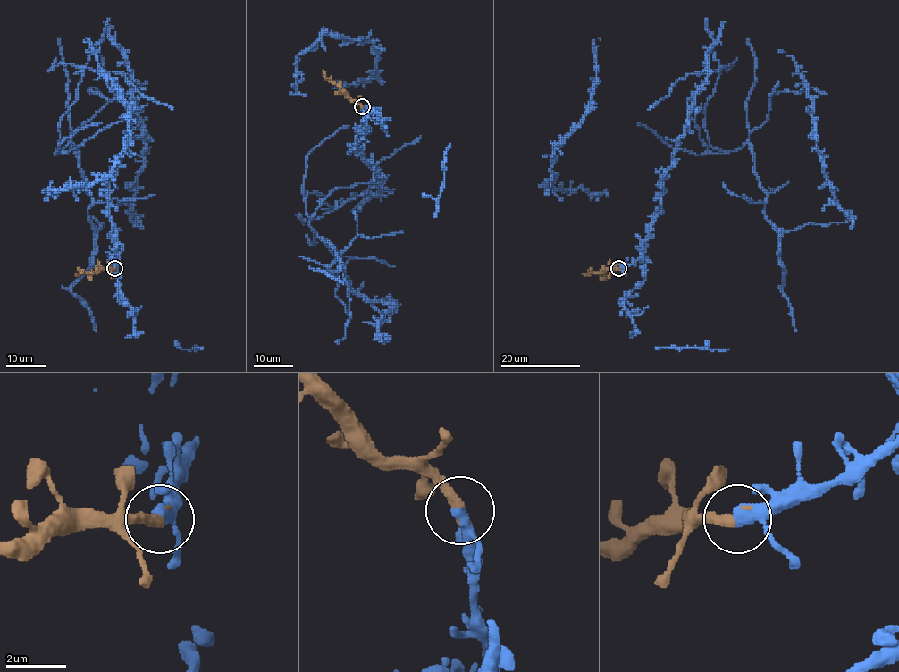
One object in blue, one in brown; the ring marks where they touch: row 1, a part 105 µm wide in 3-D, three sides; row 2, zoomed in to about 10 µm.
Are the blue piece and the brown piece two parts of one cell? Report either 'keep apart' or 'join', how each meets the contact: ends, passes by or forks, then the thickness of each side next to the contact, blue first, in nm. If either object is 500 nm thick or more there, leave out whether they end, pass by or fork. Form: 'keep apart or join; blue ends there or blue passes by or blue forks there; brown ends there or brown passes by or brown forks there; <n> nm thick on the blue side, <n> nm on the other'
keep apart; blue passes by; brown ends there; 340 nm thick on the blue side, 360 nm on the other

